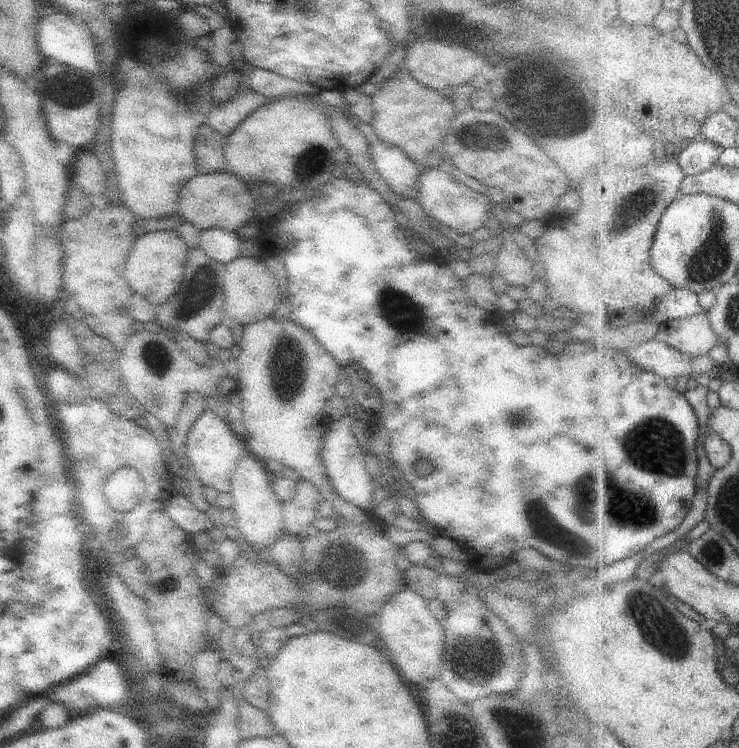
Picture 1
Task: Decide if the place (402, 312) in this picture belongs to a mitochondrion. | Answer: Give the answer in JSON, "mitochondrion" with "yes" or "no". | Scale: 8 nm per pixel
{"mitochondrion":"yes"}

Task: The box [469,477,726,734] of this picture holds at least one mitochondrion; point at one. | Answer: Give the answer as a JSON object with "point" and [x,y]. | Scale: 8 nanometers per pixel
{"point":[664,637]}

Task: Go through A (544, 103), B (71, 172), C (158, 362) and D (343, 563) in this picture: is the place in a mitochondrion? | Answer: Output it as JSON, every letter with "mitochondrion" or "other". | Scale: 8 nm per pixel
{"A":"mitochondrion","B":"other","C":"mitochondrion","D":"mitochondrion"}

